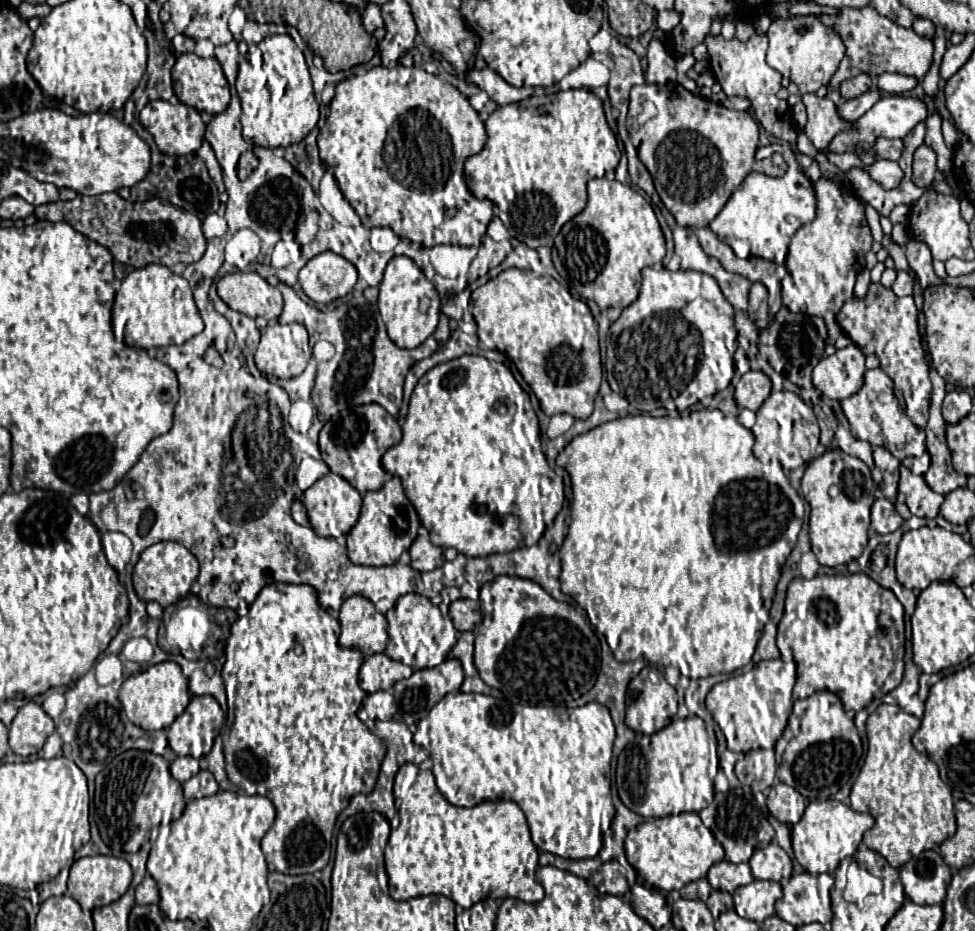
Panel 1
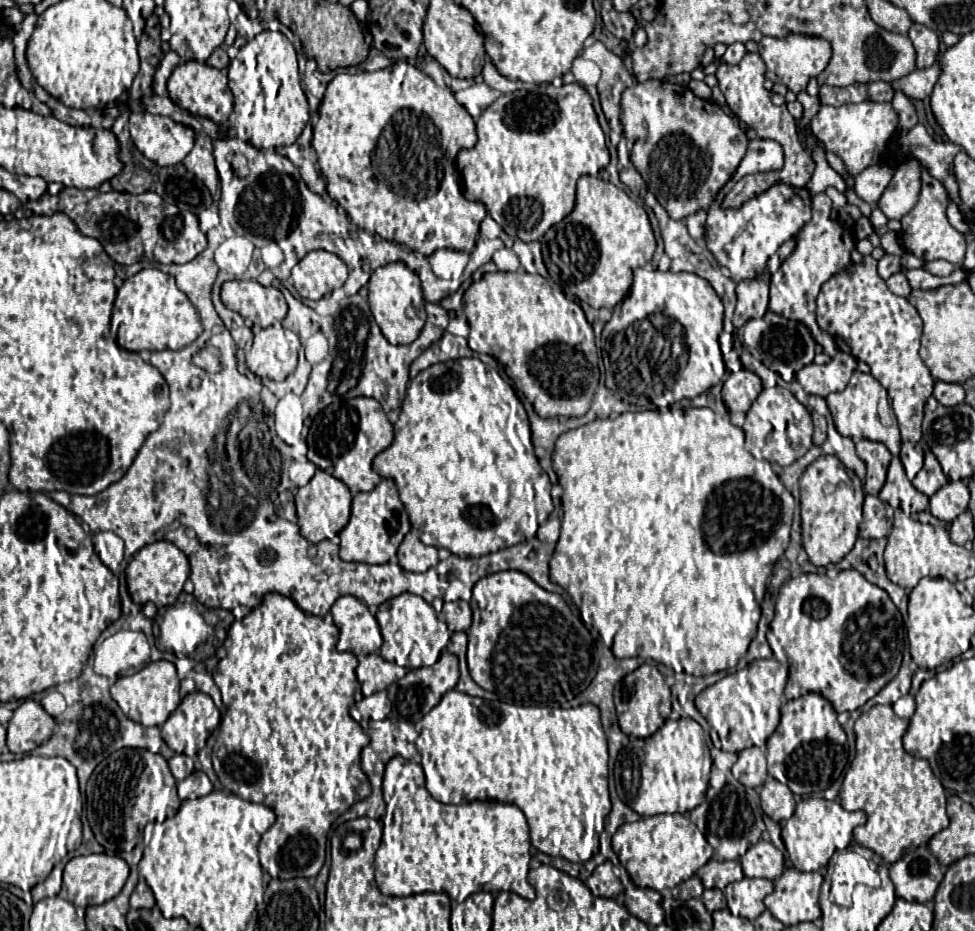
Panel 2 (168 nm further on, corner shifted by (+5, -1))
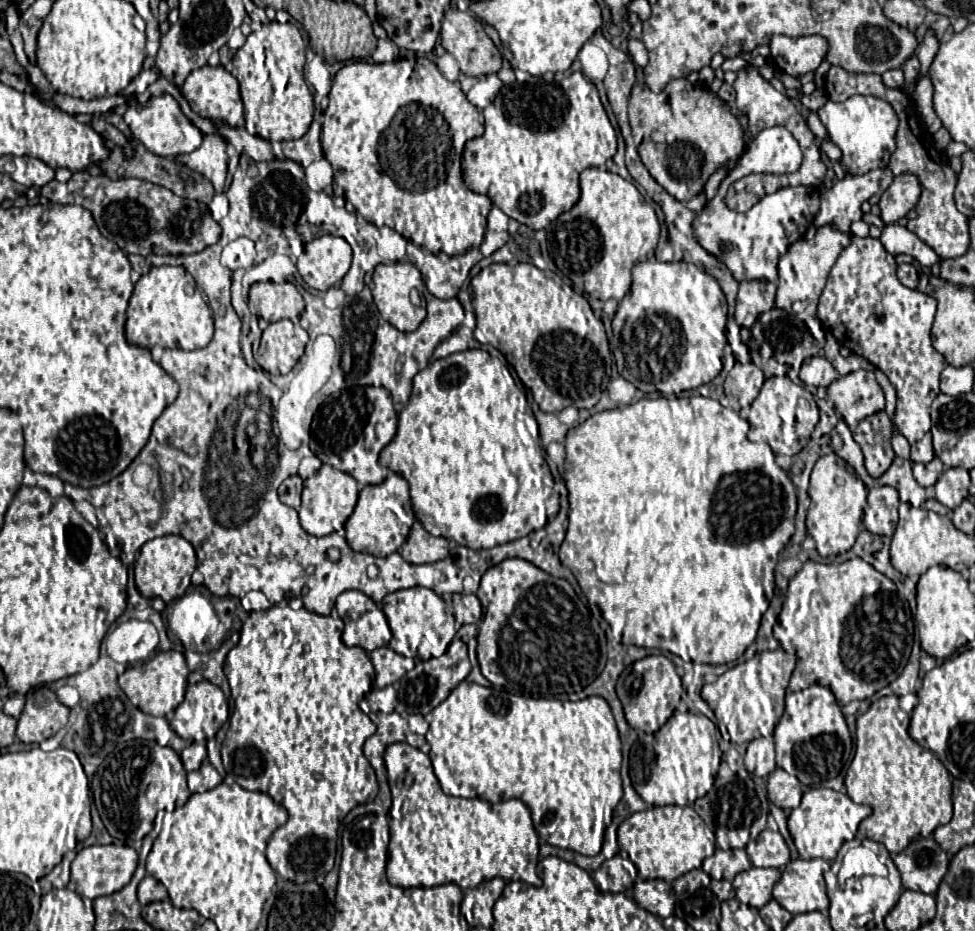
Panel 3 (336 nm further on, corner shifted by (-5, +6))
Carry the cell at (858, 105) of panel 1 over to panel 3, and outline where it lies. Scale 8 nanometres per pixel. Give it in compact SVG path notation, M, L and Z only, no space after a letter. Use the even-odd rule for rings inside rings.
M901 68L887 70L883 74L883 84L887 84L887 88L903 88L903 70Z

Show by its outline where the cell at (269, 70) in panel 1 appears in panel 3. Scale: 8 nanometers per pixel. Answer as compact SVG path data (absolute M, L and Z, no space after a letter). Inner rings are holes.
M269 22L261 30L251 32L247 36L245 46L239 48L237 54L233 56L233 66L233 74L241 86L247 122L245 128L249 134L265 140L283 142L297 140L307 132L315 108L313 94L309 92L309 86L303 78L305 44L299 30L293 24Z

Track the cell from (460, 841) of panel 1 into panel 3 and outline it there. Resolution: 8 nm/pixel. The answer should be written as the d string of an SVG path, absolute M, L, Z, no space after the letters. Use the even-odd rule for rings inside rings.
M405 742L391 744L385 750L385 766L389 774L389 786L393 794L391 806L391 842L387 850L387 880L401 888L415 886L441 886L447 882L457 884L459 888L475 888L485 880L503 878L503 880L521 880L531 886L541 886L537 876L537 856L539 856L539 838L533 828L531 812L521 800L507 800L499 804L489 804L483 798L453 798L447 796L435 774L427 754L417 748L411 748Z

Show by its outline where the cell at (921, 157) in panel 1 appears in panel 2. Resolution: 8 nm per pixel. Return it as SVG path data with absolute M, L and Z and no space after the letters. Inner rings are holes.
M909 159L895 169L893 179L883 191L877 205L887 219L901 219L917 203L919 191L921 191L921 169L915 159Z

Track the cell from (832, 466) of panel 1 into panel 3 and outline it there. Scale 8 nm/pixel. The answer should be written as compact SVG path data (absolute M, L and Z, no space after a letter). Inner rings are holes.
M835 454L821 456L811 472L809 484L811 506L807 510L807 532L817 542L817 552L825 556L837 556L847 552L859 534L859 524L867 506L867 486L847 466L839 464Z

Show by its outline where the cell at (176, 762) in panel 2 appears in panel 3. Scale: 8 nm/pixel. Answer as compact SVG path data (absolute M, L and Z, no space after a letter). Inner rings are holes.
M193 742L181 752L181 760L183 760L183 766L187 772L199 770L199 766L203 764L205 758L207 758L207 748L203 742Z

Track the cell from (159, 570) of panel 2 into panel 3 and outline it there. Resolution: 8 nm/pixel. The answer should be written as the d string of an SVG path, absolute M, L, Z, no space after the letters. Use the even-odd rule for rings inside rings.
M161 536L153 538L143 544L141 554L135 562L135 584L139 592L145 598L163 598L165 602L171 602L179 596L185 594L185 590L191 584L191 574L197 568L197 556L191 546L183 536Z

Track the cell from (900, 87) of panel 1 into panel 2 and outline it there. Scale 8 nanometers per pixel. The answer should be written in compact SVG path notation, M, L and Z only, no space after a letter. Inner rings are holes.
M935 63L935 65L929 67L929 69L913 71L913 73L909 73L907 77L895 81L893 85L899 85L911 99L923 101L923 99L927 99L927 97L931 95L933 85L937 83L937 77L939 77L939 63Z

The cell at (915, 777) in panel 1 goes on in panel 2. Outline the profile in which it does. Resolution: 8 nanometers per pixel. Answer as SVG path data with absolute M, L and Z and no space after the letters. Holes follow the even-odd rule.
M873 705L867 713L855 721L855 737L857 737L857 753L851 761L841 791L839 801L847 811L865 811L867 823L853 831L853 839L875 851L883 857L885 863L895 863L903 853L917 849L919 845L927 843L935 833L943 831L949 825L947 815L947 792L941 781L933 775L927 759L915 759L903 749L901 737L907 731L907 721L899 719L889 705Z

